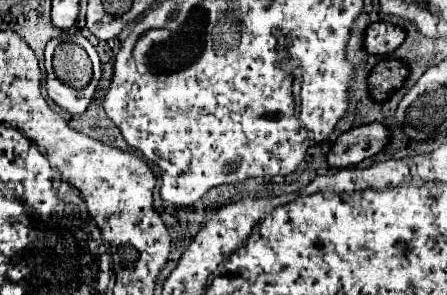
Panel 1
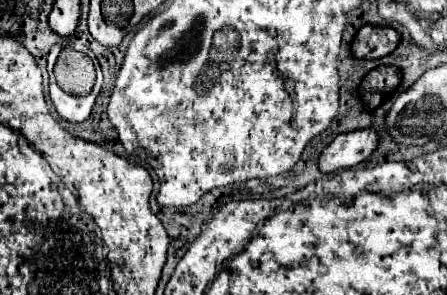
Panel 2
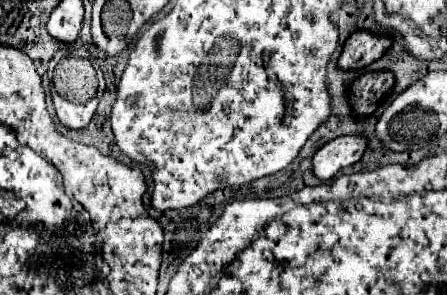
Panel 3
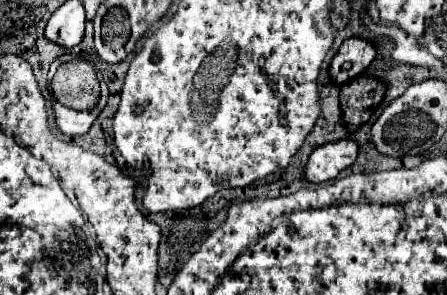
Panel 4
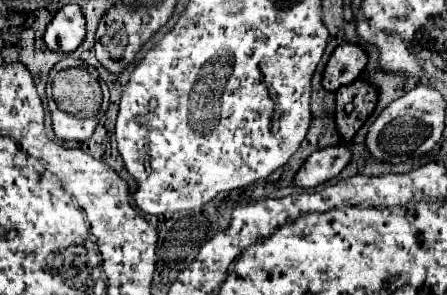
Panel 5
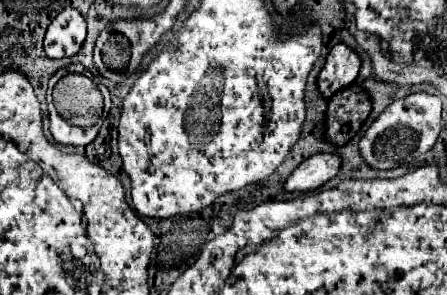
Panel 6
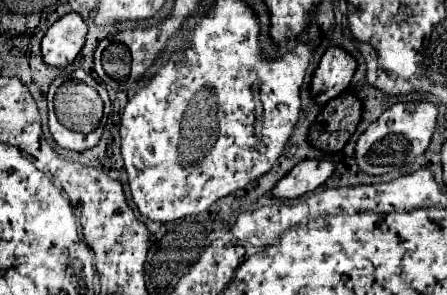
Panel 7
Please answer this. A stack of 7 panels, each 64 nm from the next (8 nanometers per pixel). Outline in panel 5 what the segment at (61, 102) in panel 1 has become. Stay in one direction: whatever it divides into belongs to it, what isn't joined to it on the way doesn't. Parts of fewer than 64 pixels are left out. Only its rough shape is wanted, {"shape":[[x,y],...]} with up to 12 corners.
{"shape":[[50,104],[58,140],[86,142],[98,120],[68,116]]}

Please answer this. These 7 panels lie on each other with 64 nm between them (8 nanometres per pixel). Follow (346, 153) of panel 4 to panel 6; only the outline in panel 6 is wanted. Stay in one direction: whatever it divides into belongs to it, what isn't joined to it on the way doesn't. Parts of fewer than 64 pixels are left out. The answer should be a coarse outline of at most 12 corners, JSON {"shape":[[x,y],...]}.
{"shape":[[336,154],[304,160],[284,192],[310,192],[340,170]]}

